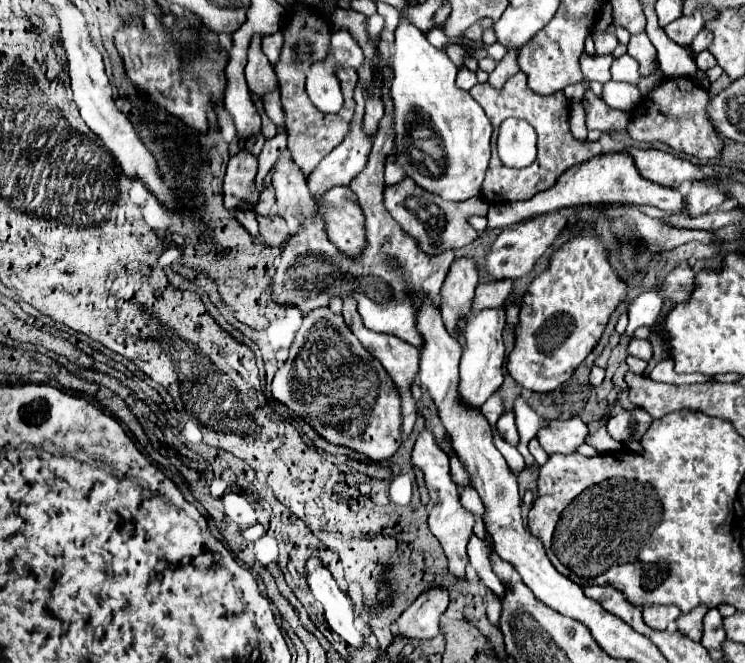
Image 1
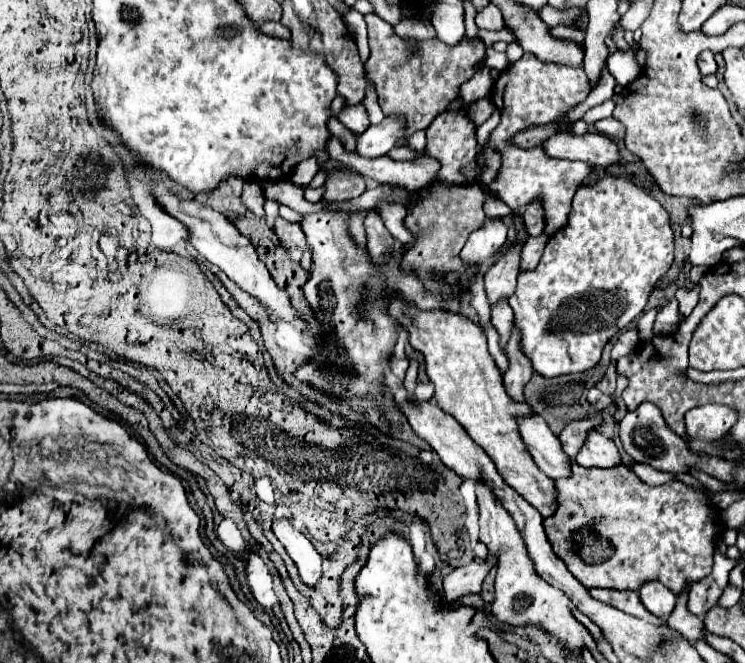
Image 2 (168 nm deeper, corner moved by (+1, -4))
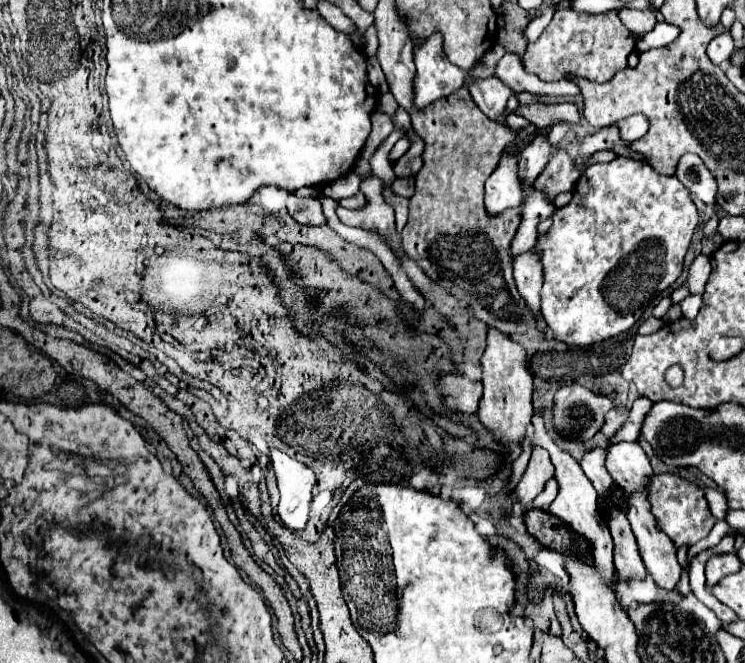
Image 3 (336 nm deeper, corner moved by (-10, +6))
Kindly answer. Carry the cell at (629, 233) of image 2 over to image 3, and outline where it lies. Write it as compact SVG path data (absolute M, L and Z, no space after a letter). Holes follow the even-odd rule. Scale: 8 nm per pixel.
M613 160L613 162L607 162L607 164L595 164L591 168L587 168L581 178L577 180L575 188L573 188L573 198L567 206L559 208L555 214L553 214L553 226L545 232L545 234L539 234L537 236L537 242L533 244L531 252L539 254L539 262L543 266L543 286L541 286L541 312L551 328L551 334L557 342L563 342L567 346L575 346L575 348L591 348L599 342L605 342L625 330L629 330L645 312L645 308L649 306L651 298L659 296L663 290L667 290L675 280L677 276L681 274L683 270L683 256L691 244L691 238L693 238L693 232L699 224L699 216L697 216L697 208L687 192L687 188L677 180L677 178L671 178L671 176L663 176L659 172L655 172L649 164L645 162L633 162L633 160Z

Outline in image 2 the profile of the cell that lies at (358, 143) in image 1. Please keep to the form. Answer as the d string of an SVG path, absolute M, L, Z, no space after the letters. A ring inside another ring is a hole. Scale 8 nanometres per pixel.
M392 114L392 116L386 116L380 124L368 126L360 134L356 152L368 158L384 156L388 154L388 150L396 146L400 138L404 138L404 118L400 118L400 114Z

